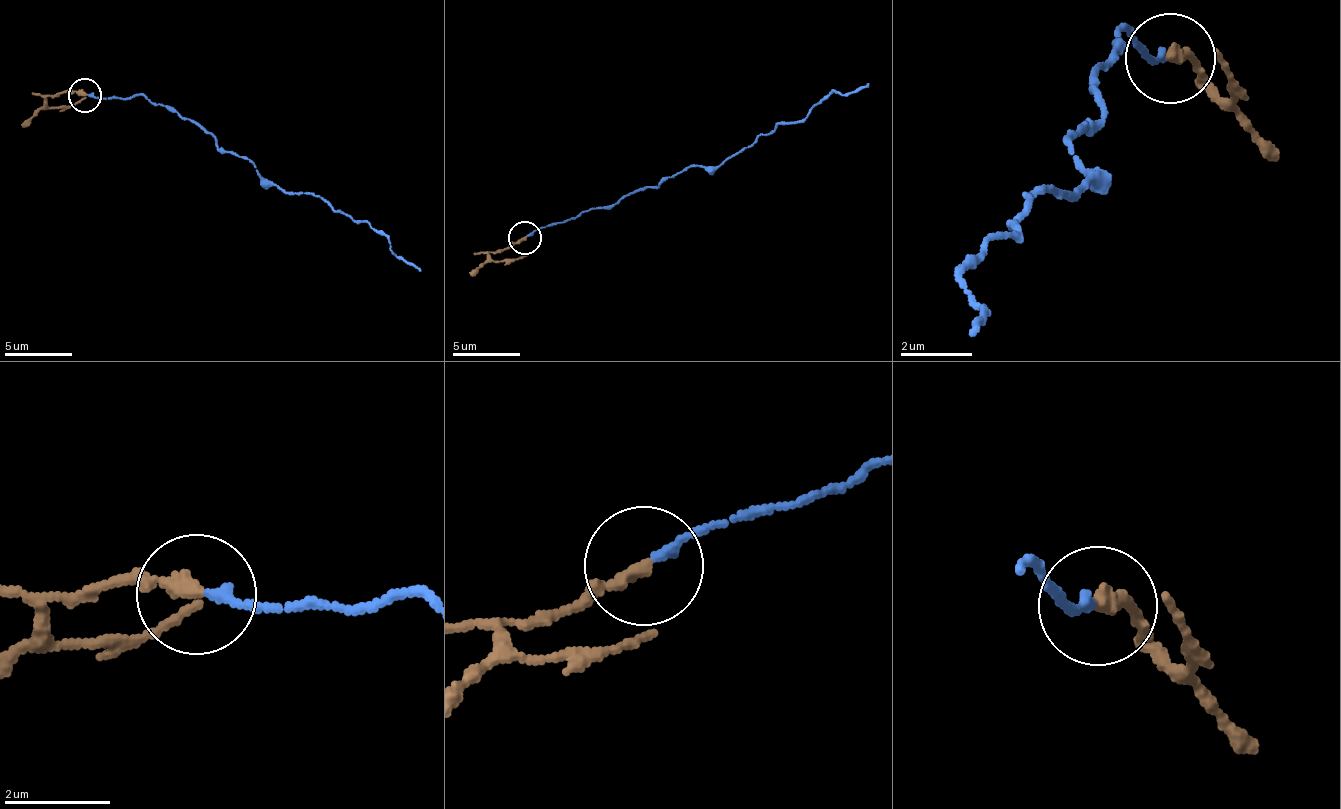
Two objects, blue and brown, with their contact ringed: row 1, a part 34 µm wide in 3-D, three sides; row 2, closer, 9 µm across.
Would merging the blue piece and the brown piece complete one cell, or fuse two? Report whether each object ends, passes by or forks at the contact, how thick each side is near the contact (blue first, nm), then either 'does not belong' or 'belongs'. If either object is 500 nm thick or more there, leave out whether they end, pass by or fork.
blue ends there; brown ends there; 180 nm thick on the blue side, 280 nm on the other; does not belong

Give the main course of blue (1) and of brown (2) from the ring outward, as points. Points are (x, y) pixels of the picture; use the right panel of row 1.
1: (1164, 59), (1127, 27), (1113, 45), (1105, 112), (1070, 140), (1089, 178), (961, 278), (972, 331)
2: (1173, 60), (1191, 63), (1214, 88), (1234, 93), (1240, 80), (1218, 50)

